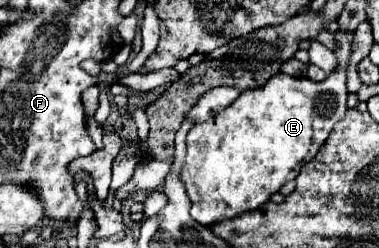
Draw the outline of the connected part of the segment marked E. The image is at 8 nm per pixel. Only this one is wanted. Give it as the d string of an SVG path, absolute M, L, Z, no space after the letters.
M336 30L334 56L338 58L338 70L326 80L310 82L310 78L294 78L278 72L266 86L242 92L236 102L210 122L192 126L186 138L188 154L180 178L192 202L190 214L196 222L210 226L256 210L286 182L294 180L300 168L318 154L334 124L348 110L346 72L354 48L354 34L354 30Z

